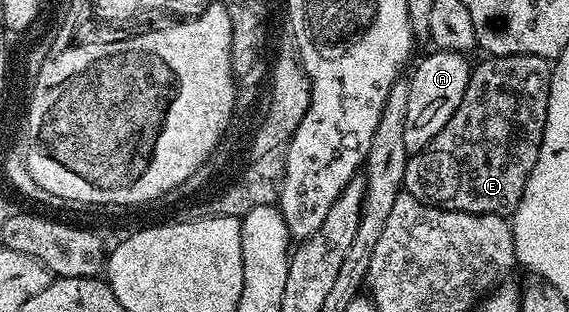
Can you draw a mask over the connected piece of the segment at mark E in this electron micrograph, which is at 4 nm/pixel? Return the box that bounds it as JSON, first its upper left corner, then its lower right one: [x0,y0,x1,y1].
[403,53,552,215]

